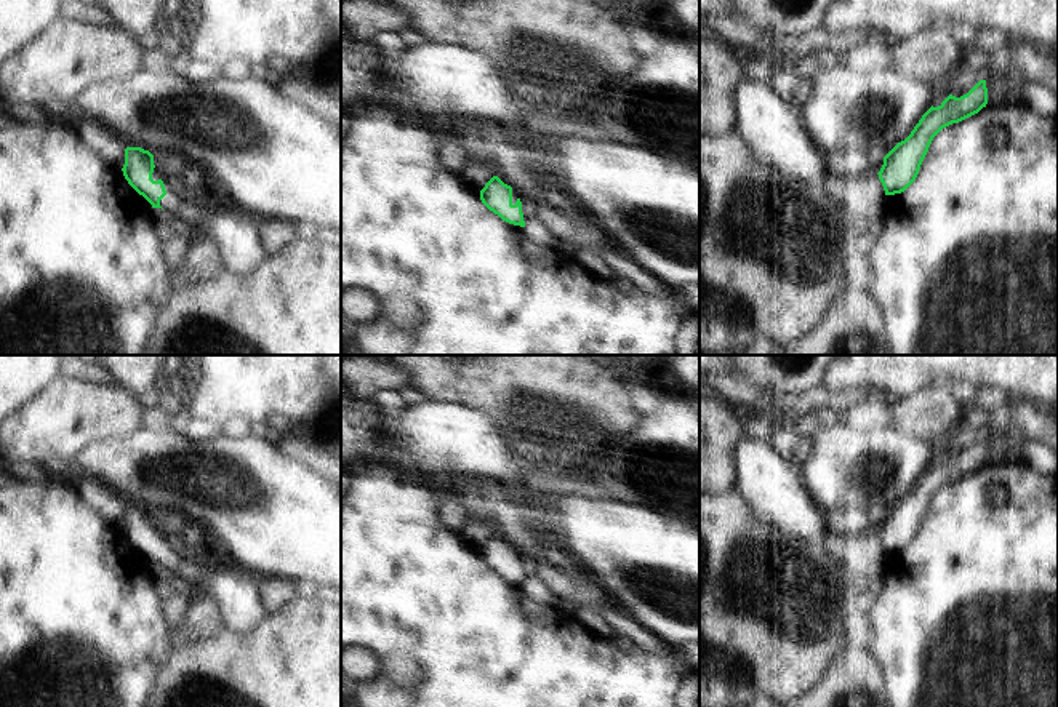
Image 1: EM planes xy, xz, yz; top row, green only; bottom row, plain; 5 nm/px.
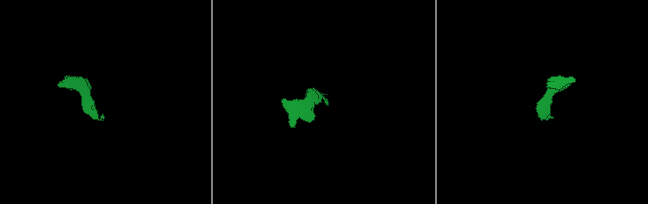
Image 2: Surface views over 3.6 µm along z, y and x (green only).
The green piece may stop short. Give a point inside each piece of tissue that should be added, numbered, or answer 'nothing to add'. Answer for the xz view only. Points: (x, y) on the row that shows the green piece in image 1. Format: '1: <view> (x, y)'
nothing to add.

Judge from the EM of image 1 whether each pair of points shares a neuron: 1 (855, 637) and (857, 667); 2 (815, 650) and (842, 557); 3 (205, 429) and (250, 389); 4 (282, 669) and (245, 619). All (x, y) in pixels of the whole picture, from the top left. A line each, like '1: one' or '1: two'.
1: two
2: two
3: two
4: two

